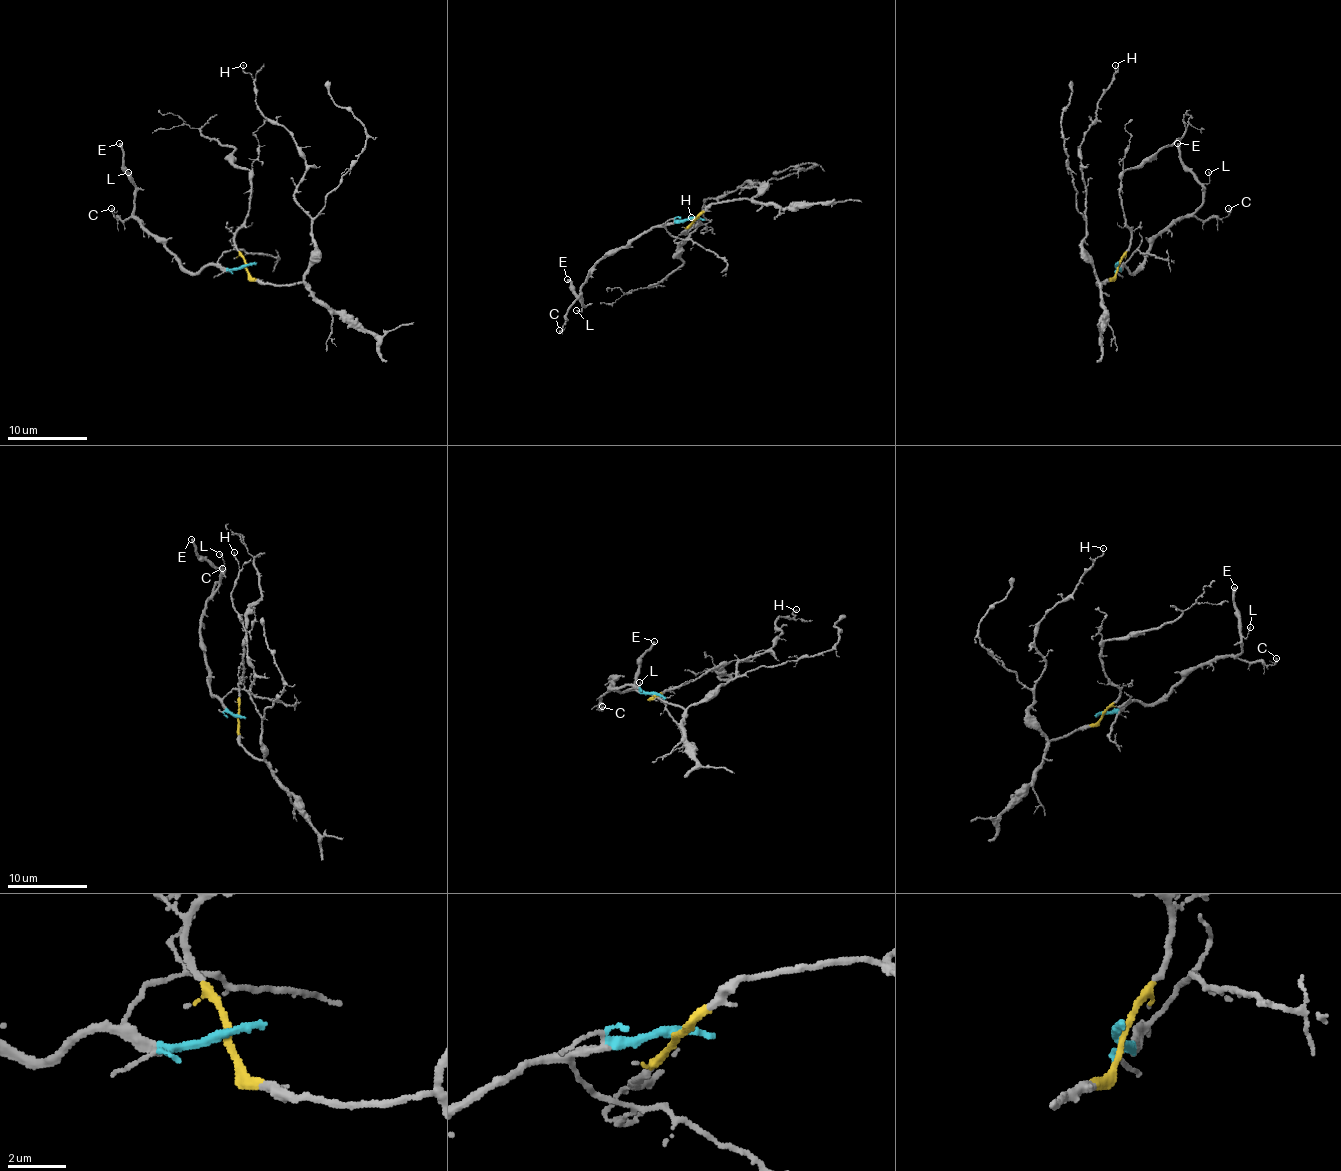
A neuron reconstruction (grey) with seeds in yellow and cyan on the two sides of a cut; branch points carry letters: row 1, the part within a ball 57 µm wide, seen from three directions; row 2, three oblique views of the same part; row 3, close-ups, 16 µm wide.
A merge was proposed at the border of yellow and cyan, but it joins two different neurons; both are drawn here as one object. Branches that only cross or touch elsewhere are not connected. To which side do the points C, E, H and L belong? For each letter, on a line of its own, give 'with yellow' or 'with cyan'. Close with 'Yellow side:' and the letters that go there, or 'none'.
C: with cyan
E: with cyan
H: with yellow
L: with cyan
Yellow side: H

